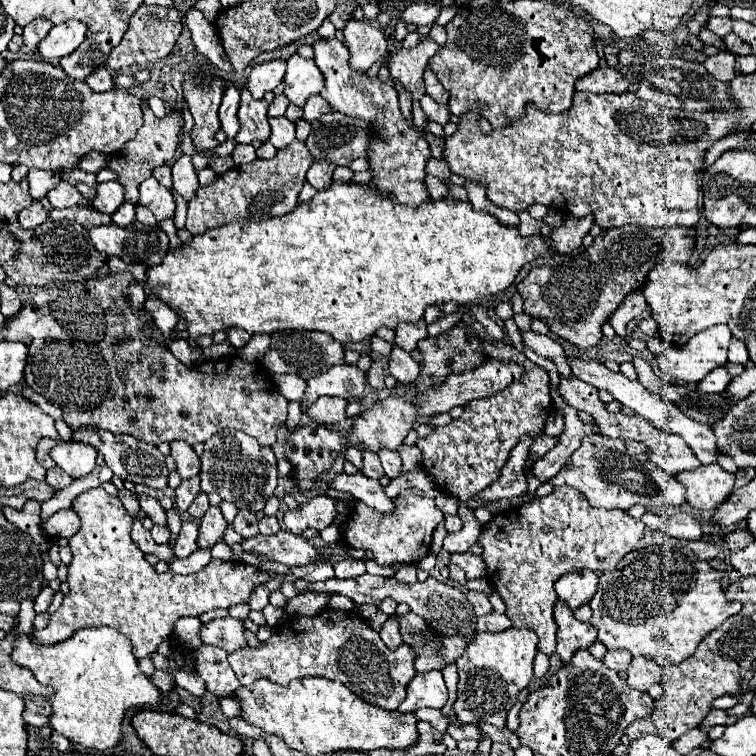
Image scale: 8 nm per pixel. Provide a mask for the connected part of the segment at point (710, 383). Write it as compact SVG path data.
M718 367L718 369L714 369L714 371L710 371L710 375L706 375L706 379L702 379L702 383L698 383L698 387L696 387L696 391L700 391L700 393L722 393L726 387L728 387L728 383L730 383L730 375L728 375L728 371L724 369L724 367Z

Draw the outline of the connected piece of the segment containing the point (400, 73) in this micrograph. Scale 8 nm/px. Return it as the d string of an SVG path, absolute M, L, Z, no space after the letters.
M424 37L416 47L412 49L402 47L390 57L388 61L390 77L396 79L412 95L412 101L418 101L424 97L422 73L428 67L430 57L436 55L438 49L440 47L430 37Z

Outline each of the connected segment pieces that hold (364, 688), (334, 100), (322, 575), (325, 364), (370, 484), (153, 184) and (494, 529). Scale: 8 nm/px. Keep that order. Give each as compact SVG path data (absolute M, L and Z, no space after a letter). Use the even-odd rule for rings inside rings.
M322 609L314 617L288 619L276 629L268 643L260 645L260 649L250 649L246 645L244 649L230 653L228 661L244 687L250 687L256 679L288 685L292 679L300 677L324 677L346 685L364 701L386 711L398 709L406 697L406 685L416 675L414 653L408 645L390 651L380 635L370 629L366 619L348 617L348 613L340 609Z
M320 39L314 45L316 53L316 65L324 75L324 89L322 97L328 101L332 111L358 117L364 121L370 121L374 137L368 143L368 161L370 161L370 187L382 195L390 197L396 203L404 203L410 207L418 207L424 201L430 201L428 187L424 183L426 177L426 163L430 159L430 145L422 131L414 129L404 115L400 113L398 105L398 93L392 85L392 81L382 81L378 77L368 77L366 73L354 71L348 65L350 53L348 47L338 39Z
M328 561L306 565L306 567L292 567L292 573L294 573L296 579L304 579L304 581L310 581L310 583L326 581L326 579L334 577L332 563L328 563Z
M278 331L272 333L272 345L264 355L264 365L272 373L292 373L302 379L310 379L328 371L332 365L344 365L344 349L342 343L332 339L328 333L318 331Z
M340 473L334 479L332 487L352 493L354 497L358 497L362 503L366 503L368 507L372 507L378 513L390 513L390 511L394 511L394 499L386 497L384 487L380 485L380 481L368 479L362 473L356 473L356 475Z
M154 177L146 179L144 183L140 183L138 191L140 191L138 205L148 207L158 221L162 221L162 219L174 215L176 203L174 203L172 193L170 193L164 185L160 185Z
M558 487L554 493L546 497L538 497L532 503L526 503L518 509L512 509L508 513L496 515L482 531L480 543L484 547L482 557L486 561L486 579L494 587L494 591L500 593L502 601L506 603L506 615L510 617L512 625L516 629L532 629L538 635L538 651L544 655L552 655L556 651L556 621L554 621L554 605L556 605L556 591L554 583L574 571L594 571L602 573L608 569L614 569L618 561L640 547L648 545L662 545L668 541L668 535L664 531L652 531L648 529L640 519L630 517L622 509L600 509L590 507L588 499L574 491L574 487Z

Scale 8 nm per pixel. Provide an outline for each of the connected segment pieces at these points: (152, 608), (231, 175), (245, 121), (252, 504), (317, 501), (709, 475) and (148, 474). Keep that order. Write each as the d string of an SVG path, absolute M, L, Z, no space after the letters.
M96 487L80 493L72 501L72 509L80 515L82 527L70 539L70 591L60 609L50 615L48 627L32 631L32 639L38 645L54 645L68 639L74 631L106 625L118 629L132 641L136 659L150 659L160 643L172 635L174 623L180 617L200 617L212 609L228 609L238 603L248 603L250 593L274 577L274 571L220 559L210 559L210 563L194 575L174 575L172 571L158 575L154 567L144 561L144 553L132 543L132 519L118 497Z
M294 141L290 147L280 149L274 159L254 159L248 165L236 165L230 171L216 175L212 185L202 187L188 205L186 229L192 235L206 229L236 221L240 217L278 217L294 211L298 205L298 193L306 181L306 171L312 159L302 141Z
M244 87L242 101L240 101L240 131L236 135L238 143L252 143L252 141L268 141L270 125L268 125L268 103L264 99L252 99L250 91Z
M218 431L204 443L204 453L200 459L200 485L204 493L216 491L224 501L232 501L238 509L246 509L250 513L262 511L266 501L274 495L278 485L276 457L270 447L262 447L256 439L250 439L242 431Z
M320 495L320 497L312 497L308 503L304 503L296 511L286 511L284 519L286 519L286 527L292 533L300 535L306 527L322 531L324 527L334 523L336 515L338 515L336 513L336 501L332 497Z
M702 465L696 471L682 471L680 475L676 475L676 479L686 487L686 503L702 511L714 511L732 495L736 475L724 471L720 465Z
M88 431L86 433L88 443L92 447L96 447L104 459L106 465L114 471L114 475L118 475L122 481L132 481L132 483L140 483L140 485L148 485L152 489L166 489L168 487L168 467L164 463L164 455L158 451L156 445L148 445L144 441L138 441L130 435L112 435L108 431Z

